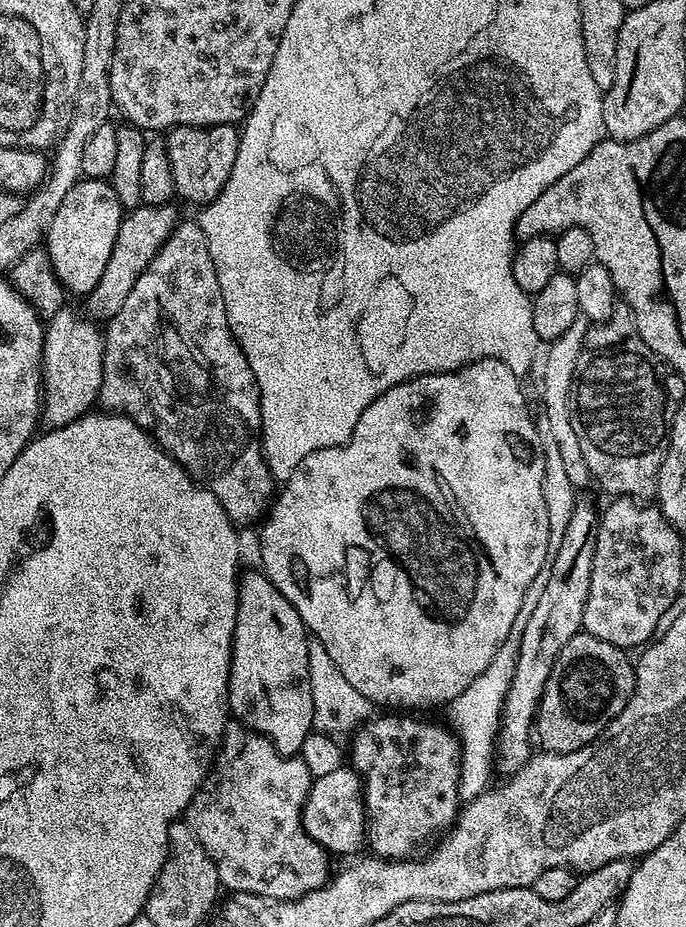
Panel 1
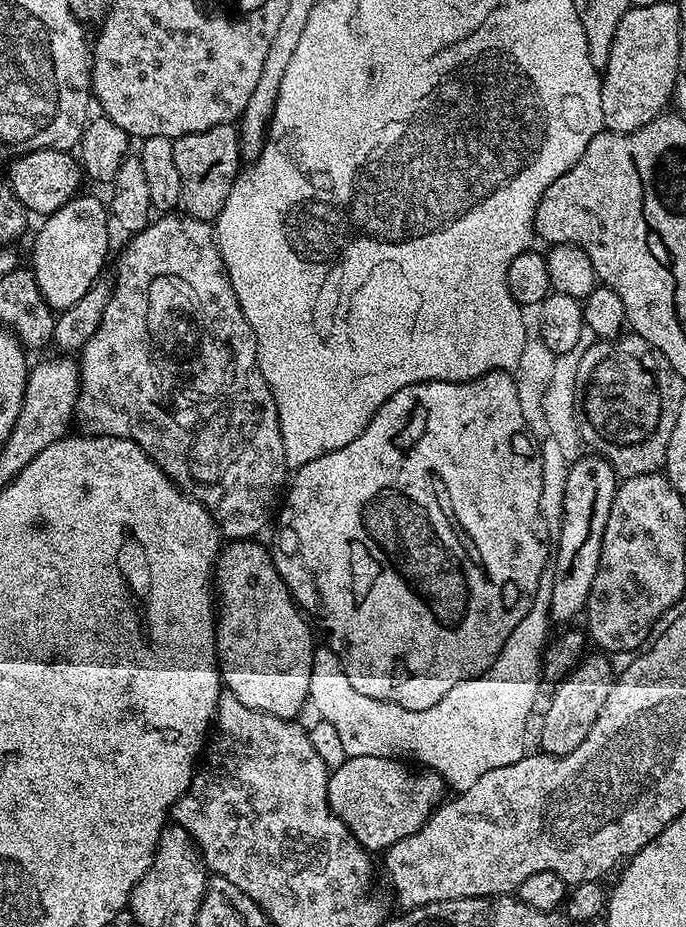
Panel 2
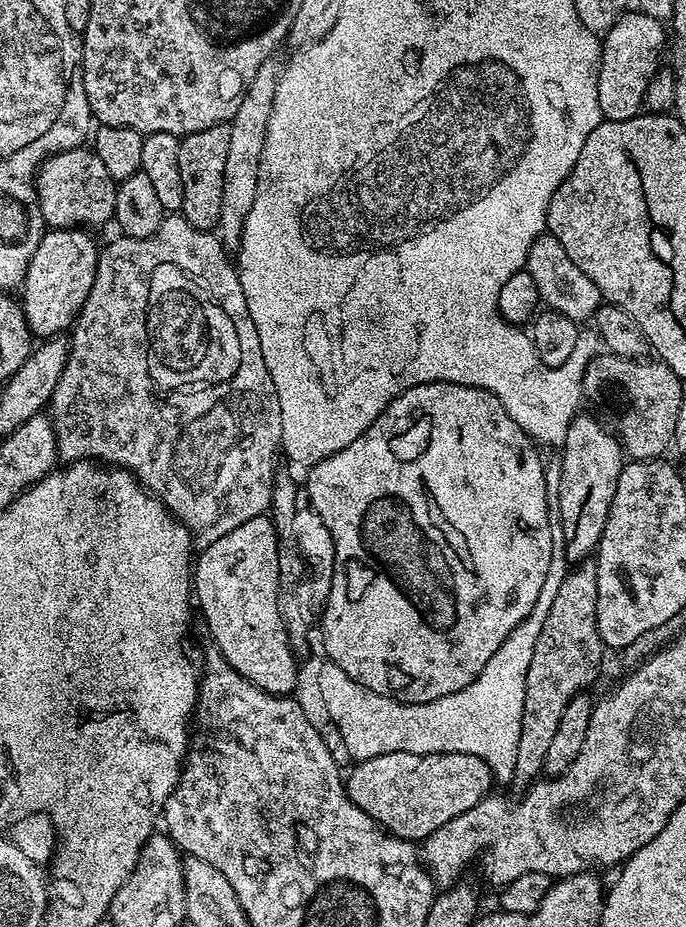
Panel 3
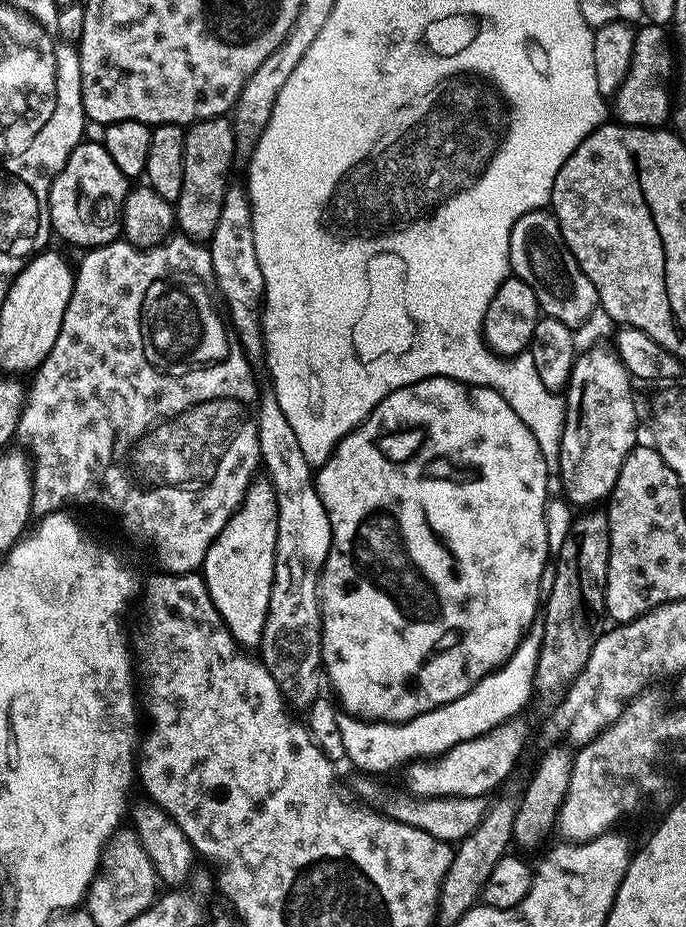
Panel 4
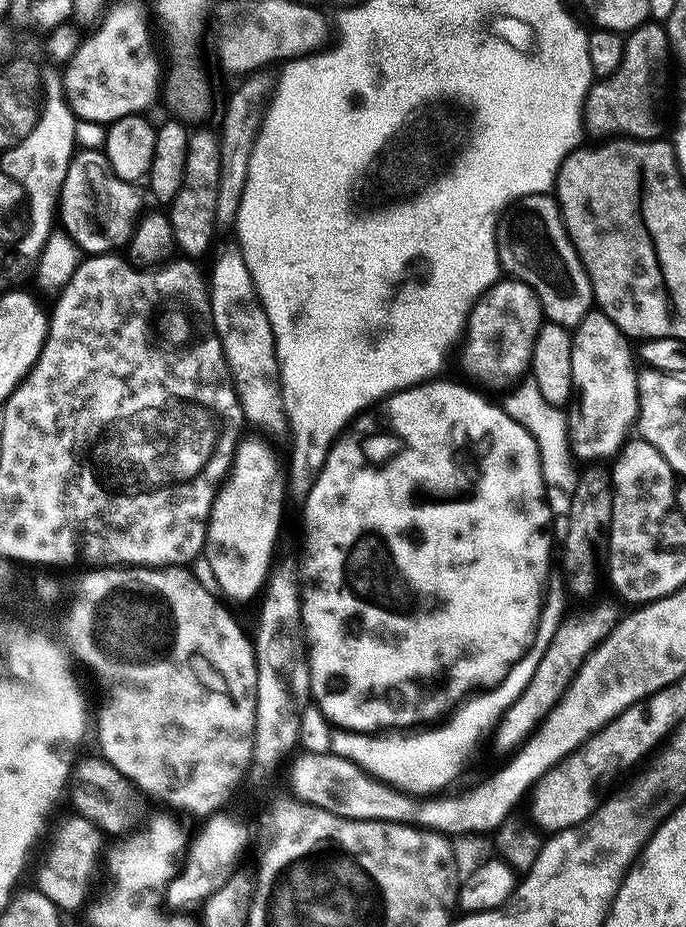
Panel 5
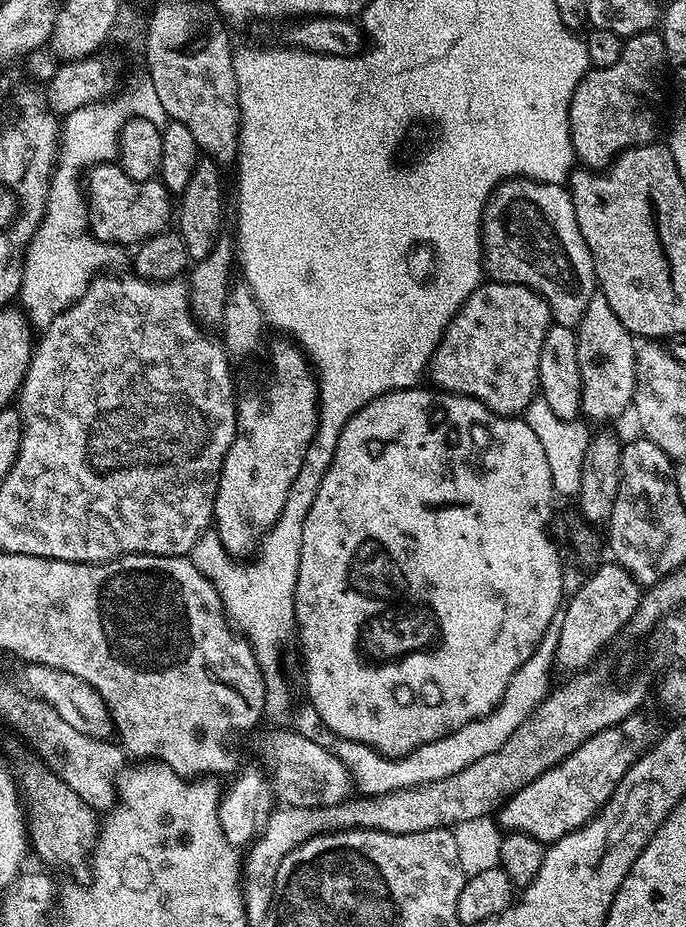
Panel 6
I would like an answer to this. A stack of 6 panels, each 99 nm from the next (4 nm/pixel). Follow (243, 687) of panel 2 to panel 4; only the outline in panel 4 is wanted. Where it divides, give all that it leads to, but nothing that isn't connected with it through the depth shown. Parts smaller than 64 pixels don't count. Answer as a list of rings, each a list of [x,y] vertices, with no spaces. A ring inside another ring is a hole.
[[[267,478],[253,479],[244,501],[226,522],[222,534],[214,538],[202,565],[204,584],[220,621],[241,649],[259,649],[270,606],[270,590],[274,582],[274,558],[278,538],[278,502]]]

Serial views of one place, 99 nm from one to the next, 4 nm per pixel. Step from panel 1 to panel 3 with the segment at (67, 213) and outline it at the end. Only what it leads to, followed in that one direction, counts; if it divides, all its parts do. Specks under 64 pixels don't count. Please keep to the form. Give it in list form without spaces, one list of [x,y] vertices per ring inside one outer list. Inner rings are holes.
[[[83,227],[53,228],[45,231],[38,242],[38,250],[30,258],[22,285],[24,317],[33,337],[47,338],[64,334],[71,329],[80,307],[94,286],[98,244],[88,237]]]

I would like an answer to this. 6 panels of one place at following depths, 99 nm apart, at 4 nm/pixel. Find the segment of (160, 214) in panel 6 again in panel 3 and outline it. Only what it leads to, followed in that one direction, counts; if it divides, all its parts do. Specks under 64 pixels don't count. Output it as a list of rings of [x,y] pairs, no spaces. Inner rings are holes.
[[[86,146],[62,151],[44,160],[35,178],[36,198],[47,227],[92,229],[115,217],[116,181],[110,178],[106,166],[96,152]]]

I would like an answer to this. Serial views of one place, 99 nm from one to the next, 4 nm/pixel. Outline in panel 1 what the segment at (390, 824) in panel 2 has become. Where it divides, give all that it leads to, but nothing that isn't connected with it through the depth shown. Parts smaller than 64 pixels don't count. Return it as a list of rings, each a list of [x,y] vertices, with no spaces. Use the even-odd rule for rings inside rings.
[[[342,765],[333,772],[314,778],[303,806],[303,828],[312,840],[333,855],[348,856],[367,843],[367,817],[364,810],[363,781],[355,769]]]

